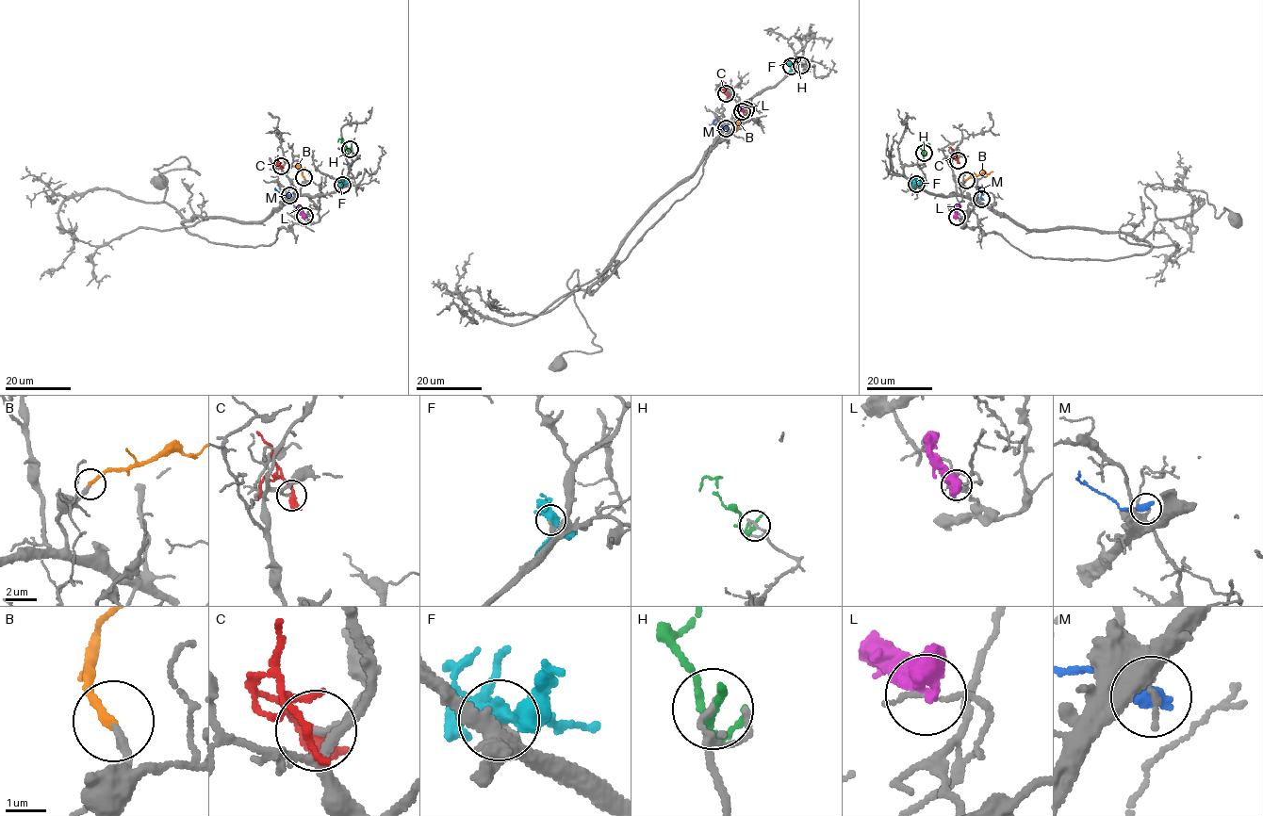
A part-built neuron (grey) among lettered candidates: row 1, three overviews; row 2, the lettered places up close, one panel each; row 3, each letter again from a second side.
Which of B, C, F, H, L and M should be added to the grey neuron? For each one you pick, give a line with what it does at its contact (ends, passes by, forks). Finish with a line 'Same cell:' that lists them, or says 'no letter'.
B: it ends there
Same cell: B

